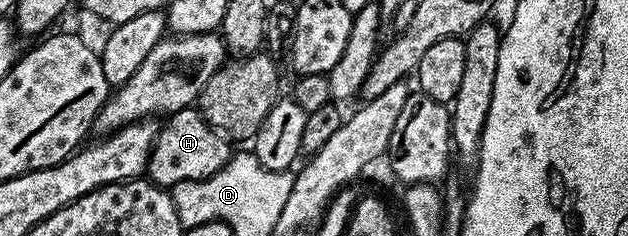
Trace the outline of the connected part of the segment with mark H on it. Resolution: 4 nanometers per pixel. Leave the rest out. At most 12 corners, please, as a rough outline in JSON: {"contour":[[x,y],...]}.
{"contour":[[194,106],[158,128],[145,172],[158,187],[208,179],[232,144]]}

